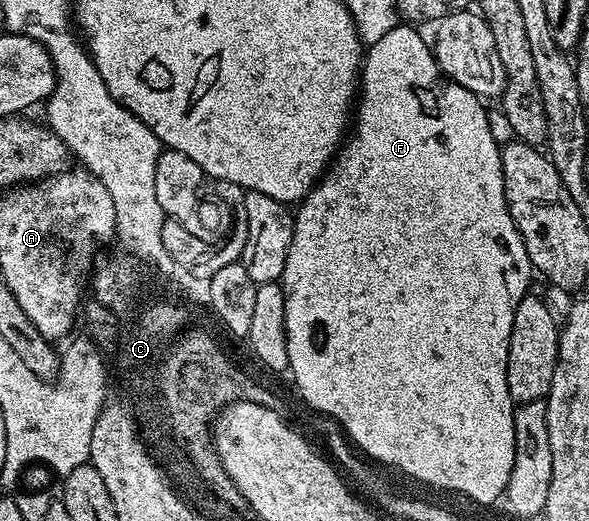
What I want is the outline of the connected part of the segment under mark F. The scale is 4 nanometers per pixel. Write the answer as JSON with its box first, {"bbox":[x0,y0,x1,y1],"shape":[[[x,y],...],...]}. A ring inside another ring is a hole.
{"bbox":[280,23,532,505],"shape":[[[406,23],[395,25],[384,39],[365,50],[360,74],[360,92],[356,97],[356,116],[352,132],[345,138],[321,181],[297,206],[291,245],[280,284],[286,290],[286,342],[289,376],[294,376],[298,393],[315,414],[326,414],[338,421],[347,438],[371,462],[391,465],[434,489],[463,493],[478,505],[490,505],[506,492],[516,455],[514,411],[516,403],[508,391],[508,343],[512,319],[520,299],[531,292],[532,266],[520,231],[506,206],[502,150],[492,139],[490,114],[483,98],[460,84],[440,75],[431,42]]]}

